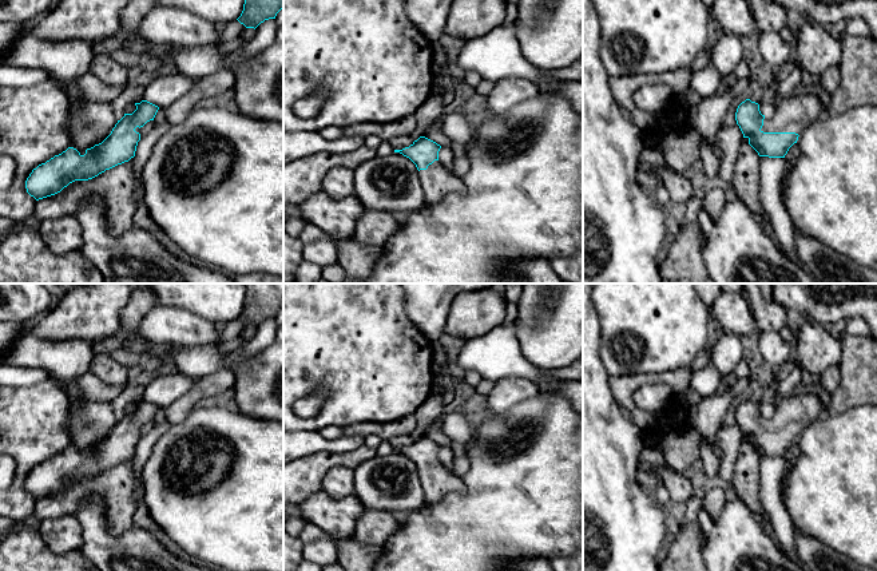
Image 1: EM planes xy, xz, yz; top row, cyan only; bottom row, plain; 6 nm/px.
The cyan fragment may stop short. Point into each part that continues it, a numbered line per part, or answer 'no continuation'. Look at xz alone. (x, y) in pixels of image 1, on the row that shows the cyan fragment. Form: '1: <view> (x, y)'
1: xz (437, 182)

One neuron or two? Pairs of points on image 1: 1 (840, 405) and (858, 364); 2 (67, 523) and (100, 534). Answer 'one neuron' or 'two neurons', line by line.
1: one neuron
2: two neurons

